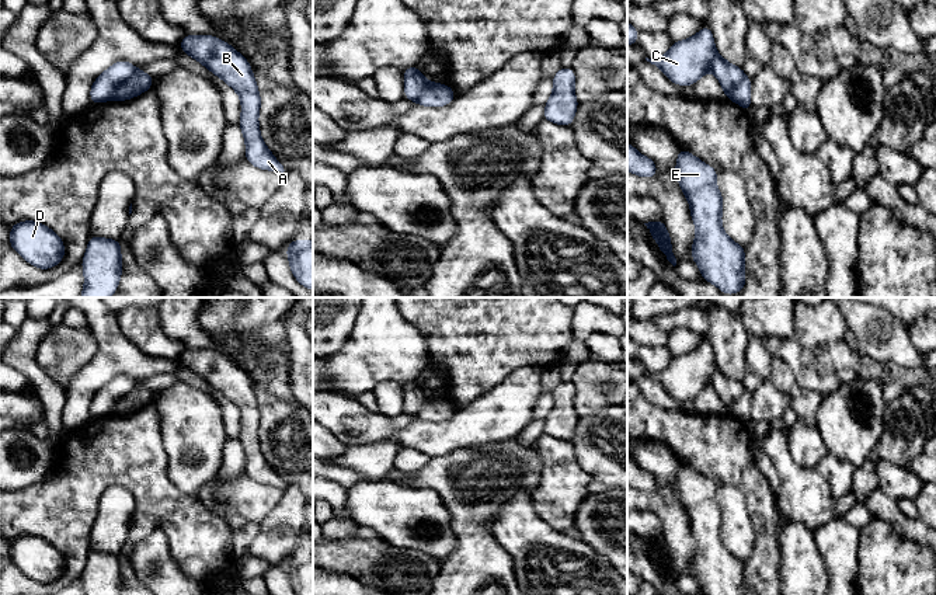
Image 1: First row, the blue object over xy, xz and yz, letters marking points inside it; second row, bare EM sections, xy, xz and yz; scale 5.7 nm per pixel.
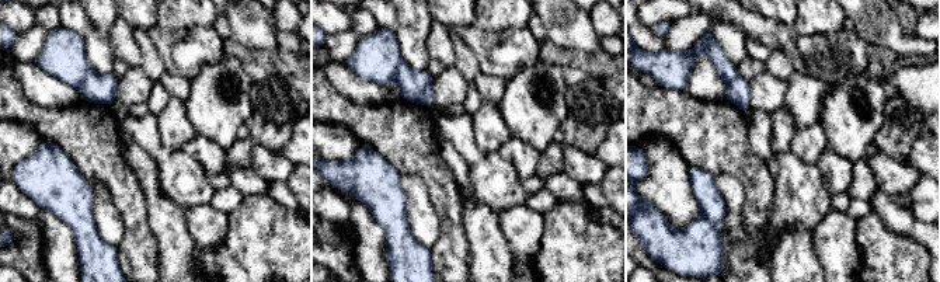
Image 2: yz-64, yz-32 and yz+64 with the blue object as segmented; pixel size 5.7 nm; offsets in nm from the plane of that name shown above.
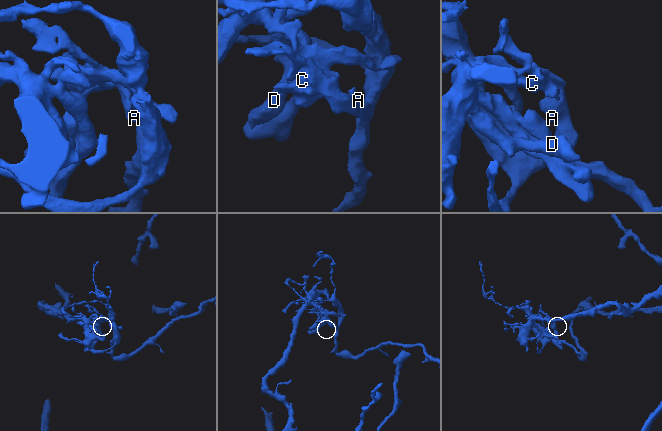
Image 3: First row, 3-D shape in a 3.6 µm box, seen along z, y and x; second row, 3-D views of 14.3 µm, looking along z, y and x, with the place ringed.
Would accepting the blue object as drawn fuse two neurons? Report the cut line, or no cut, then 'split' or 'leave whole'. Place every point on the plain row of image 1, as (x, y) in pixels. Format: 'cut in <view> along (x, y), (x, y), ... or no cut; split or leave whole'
cut in xy along (135, 385), (114, 404), (110, 413); split

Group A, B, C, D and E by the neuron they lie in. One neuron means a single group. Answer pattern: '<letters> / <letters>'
A B / C D E

